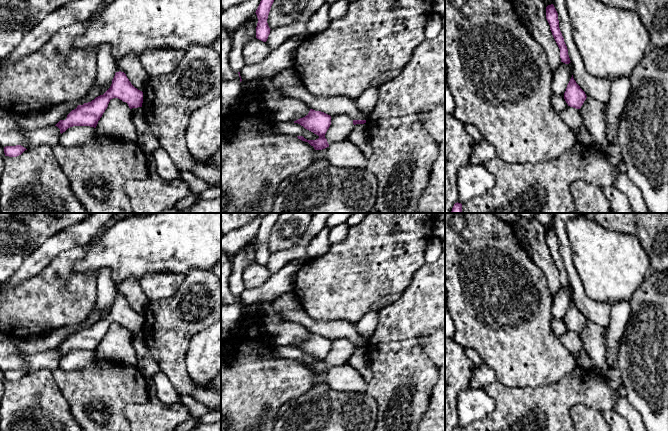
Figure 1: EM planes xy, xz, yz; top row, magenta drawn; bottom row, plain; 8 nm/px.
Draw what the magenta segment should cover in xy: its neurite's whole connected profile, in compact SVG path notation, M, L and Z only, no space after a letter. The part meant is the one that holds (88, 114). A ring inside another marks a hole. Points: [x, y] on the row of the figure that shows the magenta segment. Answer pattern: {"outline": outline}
{"outline": "M116 72L110 88L94 100L78 105L65 120L60 120L55 126L62 134L73 126L90 126L96 128L98 121L108 107L111 99L118 98L126 102L130 109L142 107L143 92L135 88L124 72Z"}

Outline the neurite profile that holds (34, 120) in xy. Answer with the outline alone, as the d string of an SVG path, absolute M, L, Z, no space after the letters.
M65 102L47 110L33 111L21 115L14 115L19 126L27 131L56 125L60 120L66 120L67 115L78 105Z

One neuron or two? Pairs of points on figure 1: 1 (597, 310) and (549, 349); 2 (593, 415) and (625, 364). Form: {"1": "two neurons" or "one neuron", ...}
{"1": "two neurons", "2": "two neurons"}

